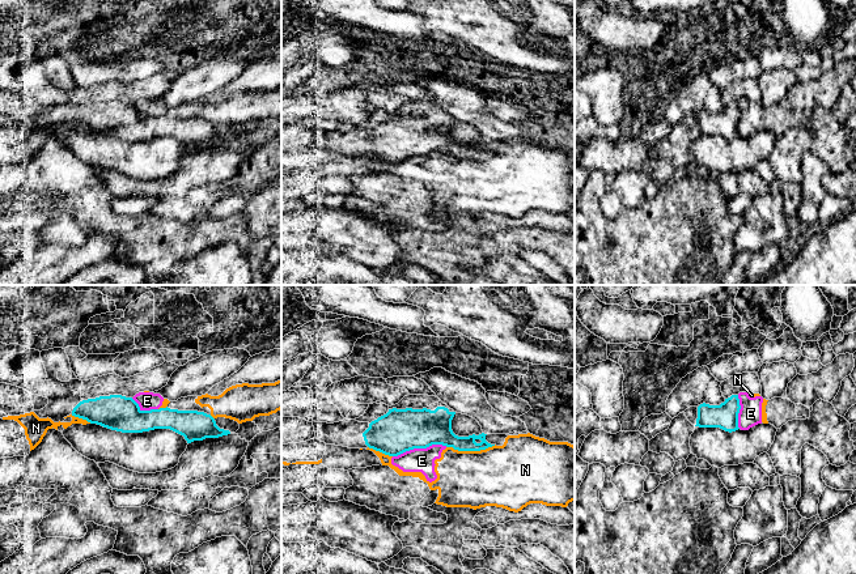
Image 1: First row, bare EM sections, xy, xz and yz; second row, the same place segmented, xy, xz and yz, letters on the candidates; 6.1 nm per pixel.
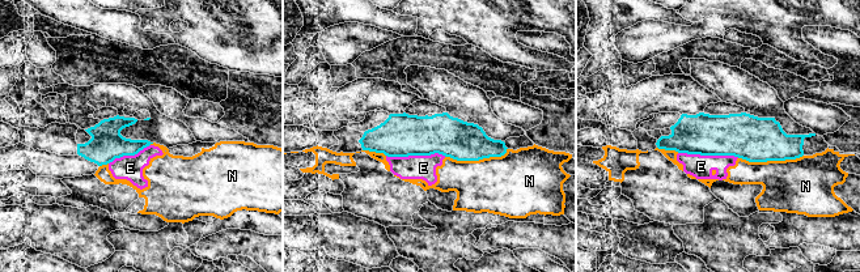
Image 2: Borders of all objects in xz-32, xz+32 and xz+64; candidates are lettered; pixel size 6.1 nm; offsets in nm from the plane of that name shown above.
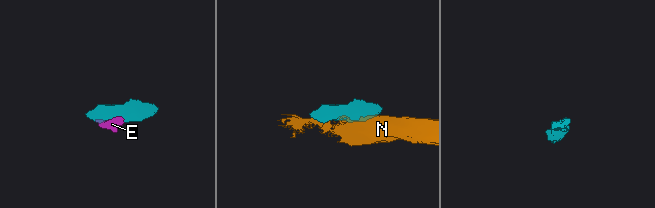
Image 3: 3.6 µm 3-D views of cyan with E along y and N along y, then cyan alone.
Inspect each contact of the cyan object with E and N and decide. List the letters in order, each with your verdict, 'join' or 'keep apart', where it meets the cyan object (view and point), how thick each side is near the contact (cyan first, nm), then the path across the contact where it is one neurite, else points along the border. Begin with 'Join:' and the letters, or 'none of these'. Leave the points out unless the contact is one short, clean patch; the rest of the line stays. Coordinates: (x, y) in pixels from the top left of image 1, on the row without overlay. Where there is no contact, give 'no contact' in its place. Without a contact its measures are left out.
Join: none of these
E: keep apart; contact xz (419, 154); calibres 260 and 140 nm; border xz (446, 153), (429, 152), (414, 154), (393, 164)
N: keep apart; contact xz (470, 157); calibres 190 and 380 nm

